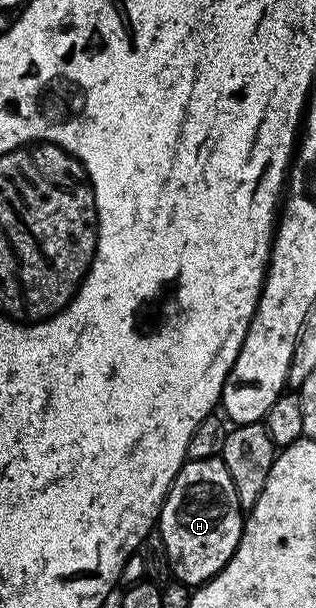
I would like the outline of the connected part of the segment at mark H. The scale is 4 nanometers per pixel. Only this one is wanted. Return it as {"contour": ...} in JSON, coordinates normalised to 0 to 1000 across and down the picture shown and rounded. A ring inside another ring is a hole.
{"contour":[[[693,752],[595,755],[551,785],[544,803],[506,832],[500,855],[500,872],[525,896],[544,946],[566,957],[598,962],[674,952],[753,903],[775,852],[741,791],[709,760]]]}

